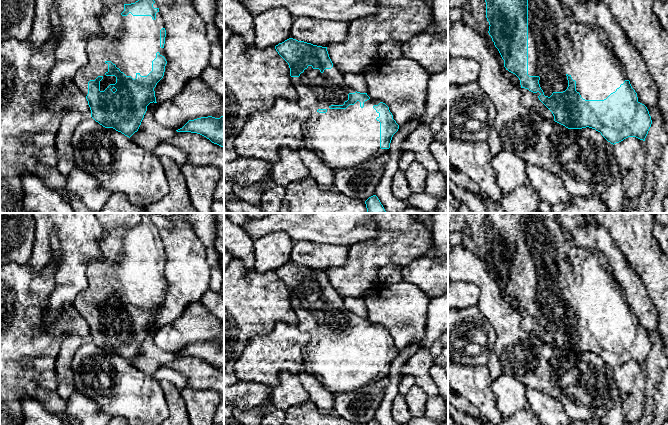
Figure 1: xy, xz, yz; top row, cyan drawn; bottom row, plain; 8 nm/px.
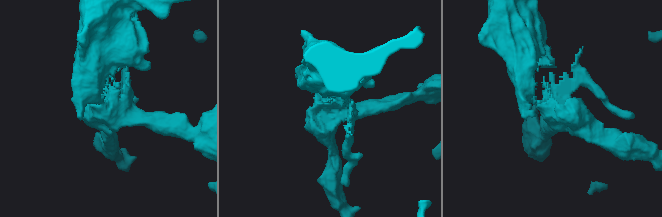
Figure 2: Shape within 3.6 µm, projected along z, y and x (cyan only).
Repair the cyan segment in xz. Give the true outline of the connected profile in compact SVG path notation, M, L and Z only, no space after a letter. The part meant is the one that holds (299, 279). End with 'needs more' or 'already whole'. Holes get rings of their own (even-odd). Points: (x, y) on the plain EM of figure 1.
M289 262L276 269L275 273L289 289L299 329L309 335L309 343L303 352L305 371L335 395L354 391L389 376L392 361L399 353L389 331L371 323L367 317L350 312L343 297L332 287L327 271Z; needs more

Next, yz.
M487 213L485 226L486 242L490 249L488 257L504 284L504 291L519 302L521 312L528 313L536 318L539 324L552 336L555 346L568 353L586 351L595 353L613 369L628 361L636 361L645 365L652 348L651 340L647 331L638 325L637 317L632 312L620 285L612 275L608 259L602 252L578 247L571 239L568 239L557 220L557 213Z; needs more

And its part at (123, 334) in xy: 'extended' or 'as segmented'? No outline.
extended

